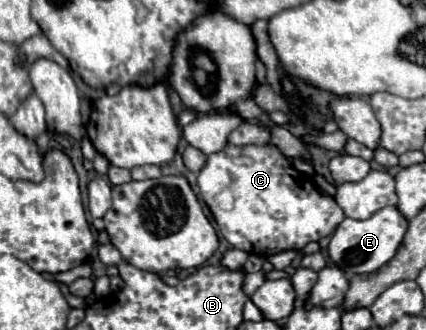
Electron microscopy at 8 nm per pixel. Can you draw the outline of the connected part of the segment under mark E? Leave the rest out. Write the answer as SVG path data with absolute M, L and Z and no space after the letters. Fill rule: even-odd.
M383 207L365 221L343 219L341 225L337 225L337 229L329 241L329 257L349 277L353 273L373 273L395 257L405 233L407 233L407 227L409 227L409 221L399 213L397 207Z

